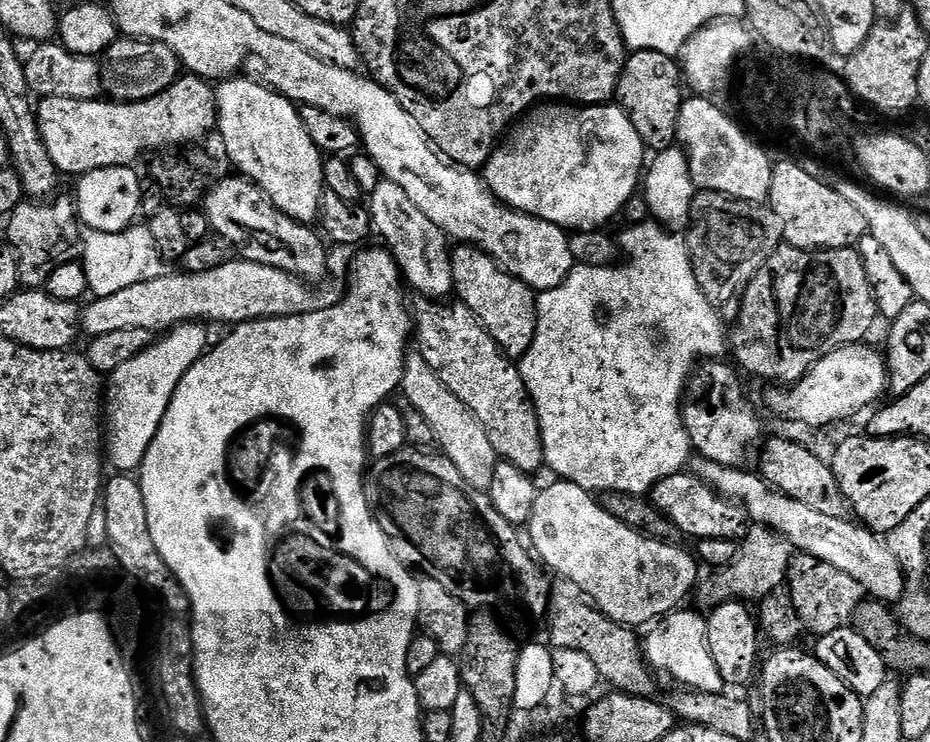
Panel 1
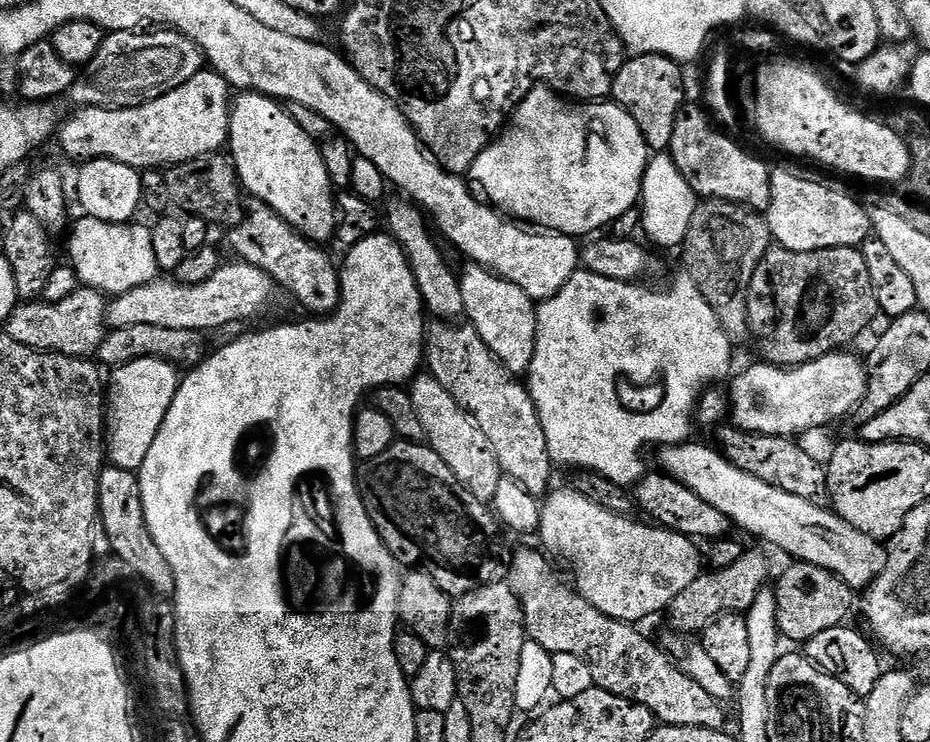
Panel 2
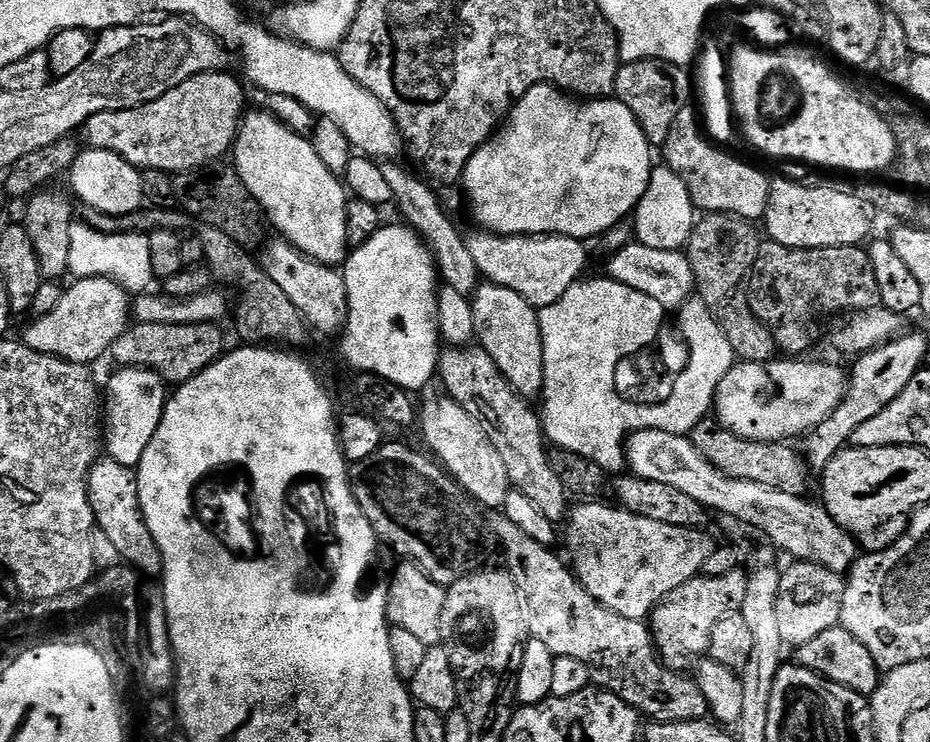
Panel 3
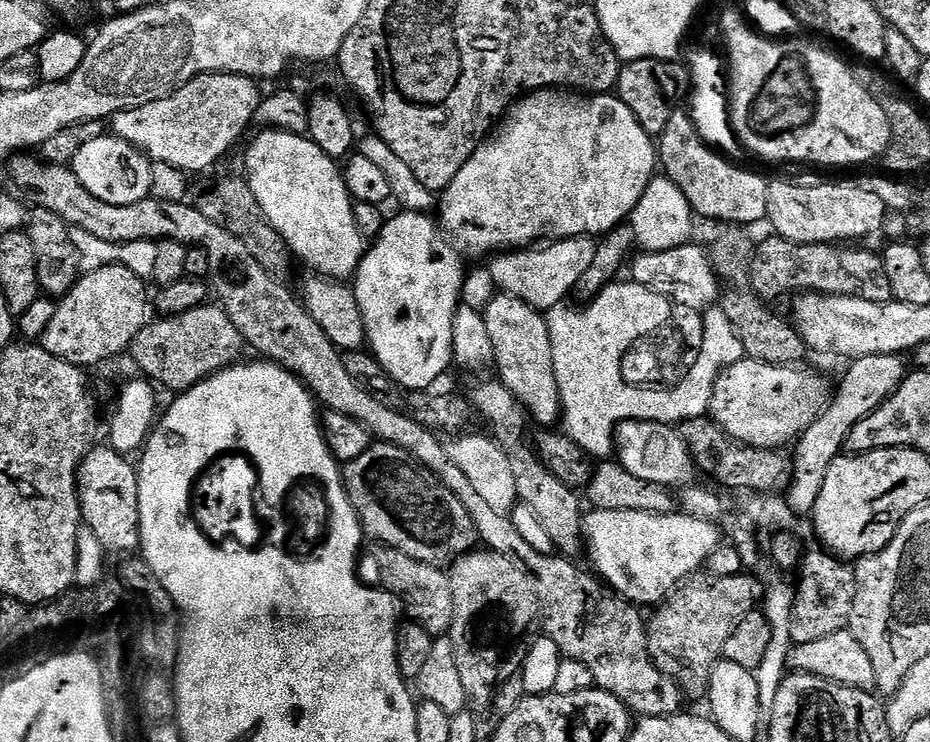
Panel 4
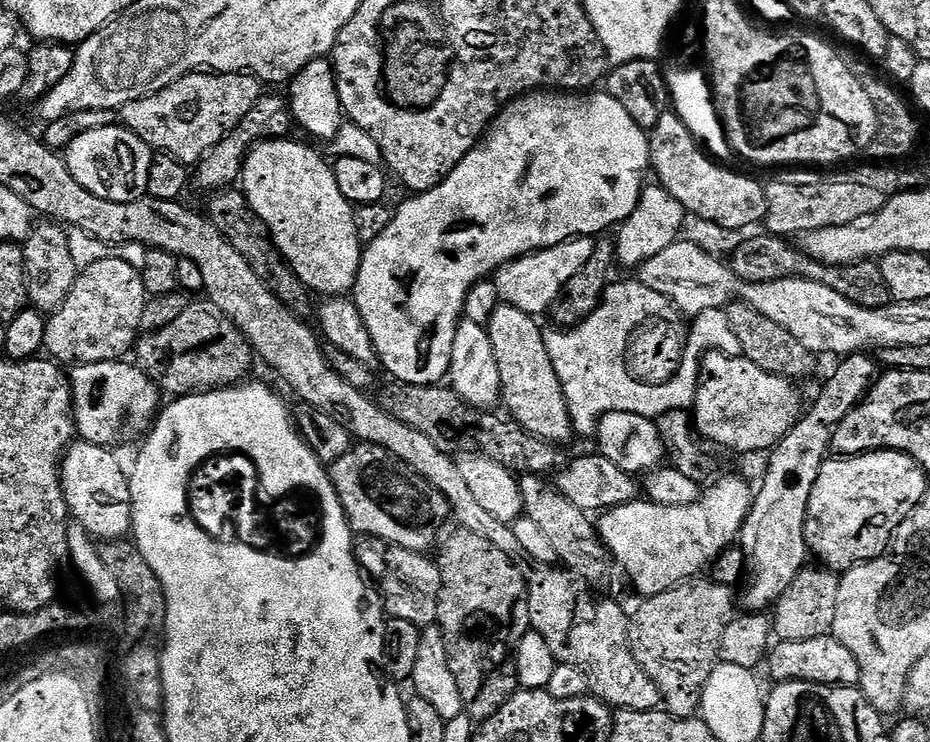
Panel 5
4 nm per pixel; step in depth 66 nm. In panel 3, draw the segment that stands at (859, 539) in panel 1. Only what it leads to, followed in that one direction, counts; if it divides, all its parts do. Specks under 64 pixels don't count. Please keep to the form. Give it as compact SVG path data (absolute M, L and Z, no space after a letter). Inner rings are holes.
M643 428L631 433L626 441L626 464L631 475L650 478L650 482L666 482L666 486L674 486L674 490L682 490L694 502L704 509L715 513L730 515L733 518L750 522L764 530L769 539L781 553L789 552L797 561L810 564L823 564L825 568L841 574L847 573L858 559L858 545L852 536L836 525L834 518L819 503L811 504L811 499L794 494L782 494L782 490L774 490L770 486L762 486L758 482L742 482L738 478L730 478L710 464L693 446L687 435L679 436L657 428Z

